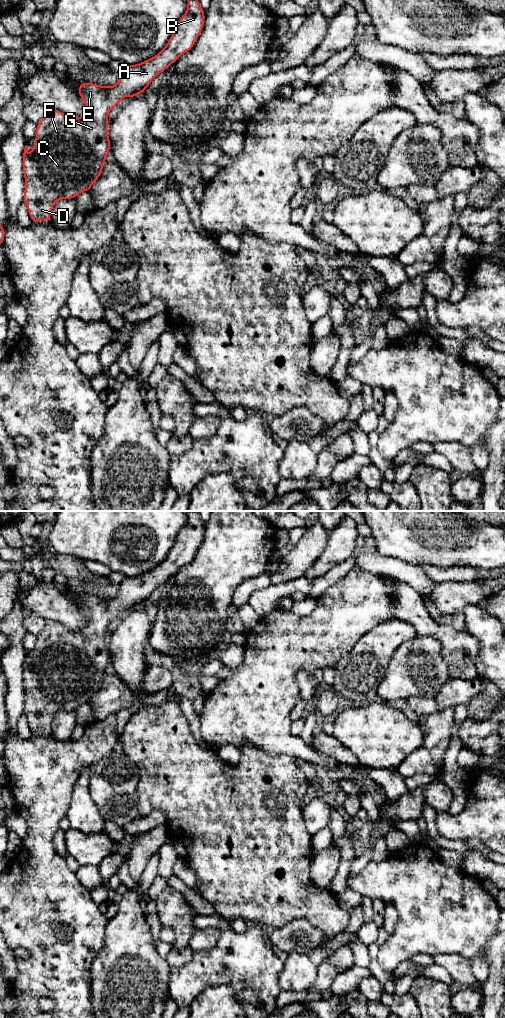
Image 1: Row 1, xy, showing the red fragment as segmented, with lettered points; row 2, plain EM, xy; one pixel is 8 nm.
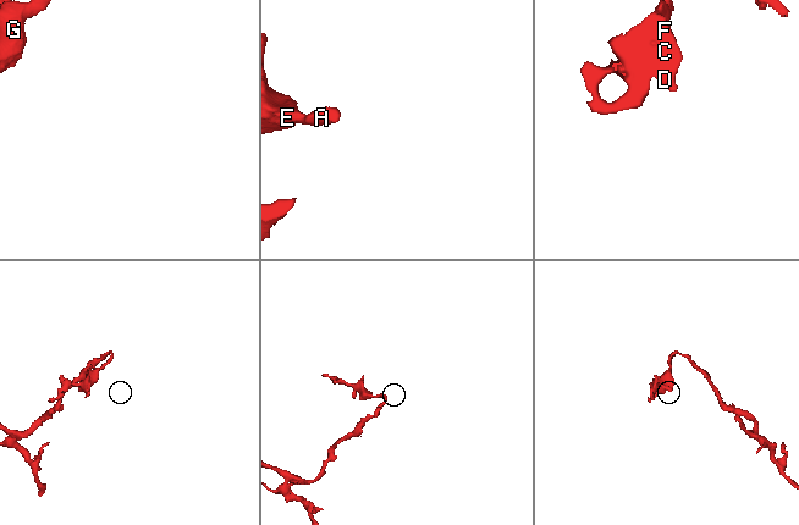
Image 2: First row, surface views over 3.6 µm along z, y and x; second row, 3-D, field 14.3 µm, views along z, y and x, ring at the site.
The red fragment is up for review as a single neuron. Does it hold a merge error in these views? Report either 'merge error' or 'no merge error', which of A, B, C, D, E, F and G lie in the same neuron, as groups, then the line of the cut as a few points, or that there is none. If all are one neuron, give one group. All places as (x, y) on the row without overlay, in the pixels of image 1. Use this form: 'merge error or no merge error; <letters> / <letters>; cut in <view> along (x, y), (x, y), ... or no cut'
no merge error; A B C D E F G; no cut

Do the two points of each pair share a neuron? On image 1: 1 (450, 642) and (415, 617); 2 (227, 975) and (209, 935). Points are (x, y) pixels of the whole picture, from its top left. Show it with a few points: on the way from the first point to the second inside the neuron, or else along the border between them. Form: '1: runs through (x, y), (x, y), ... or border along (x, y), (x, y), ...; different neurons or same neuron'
1: runs through (441, 633), (424, 624); same neuron
2: border along (222, 931), (217, 943), (213, 947), (194, 952); different neurons

